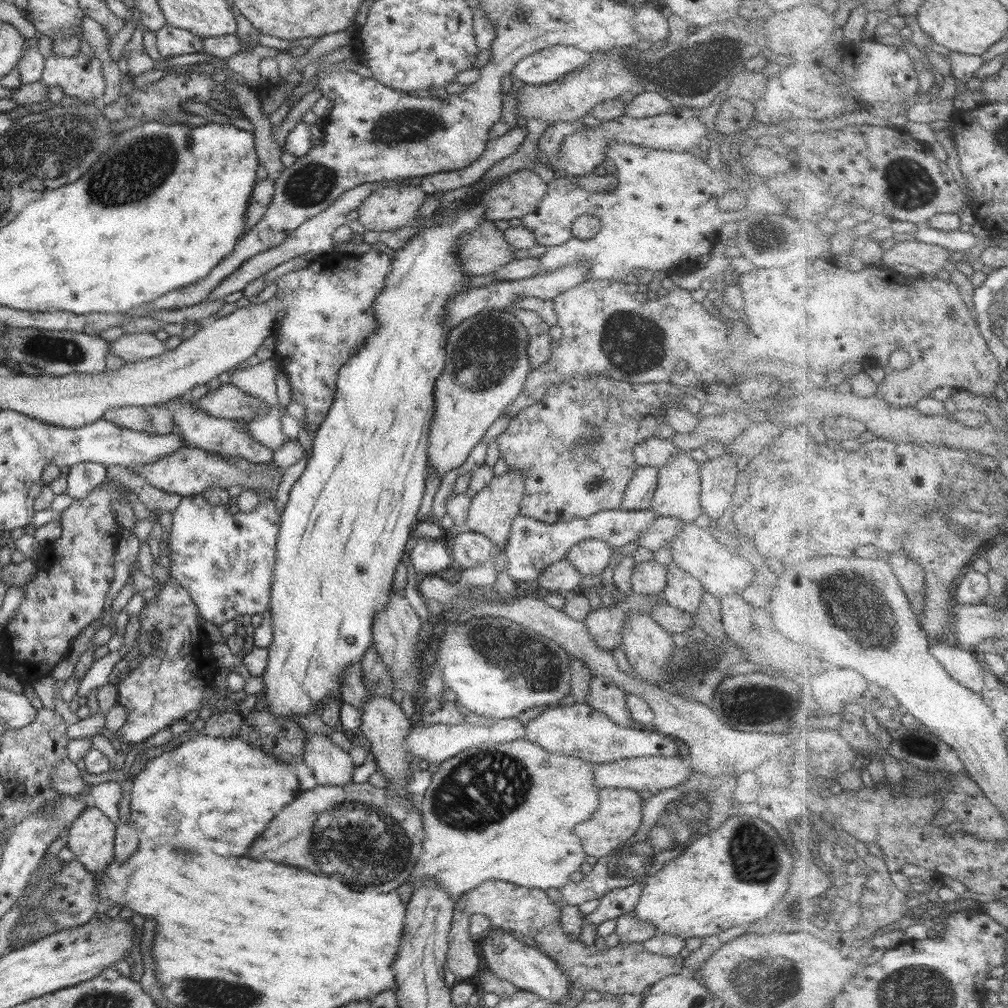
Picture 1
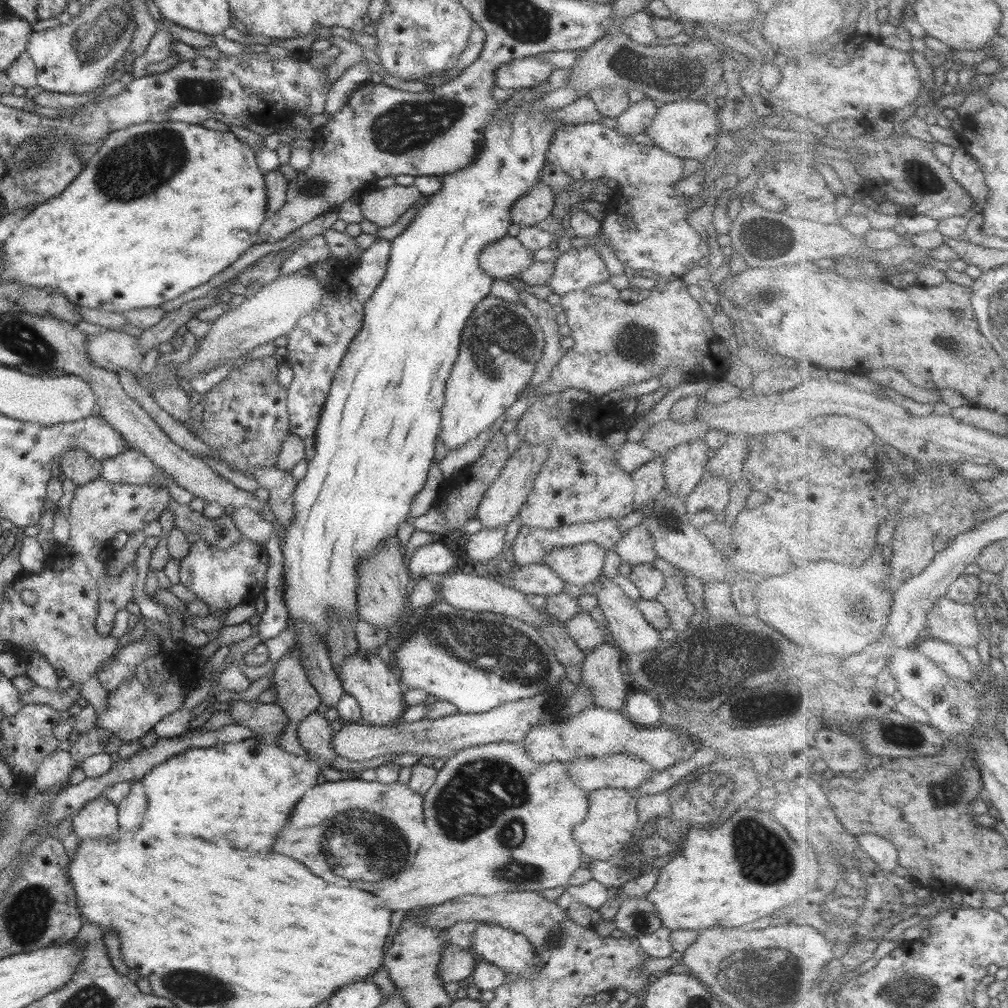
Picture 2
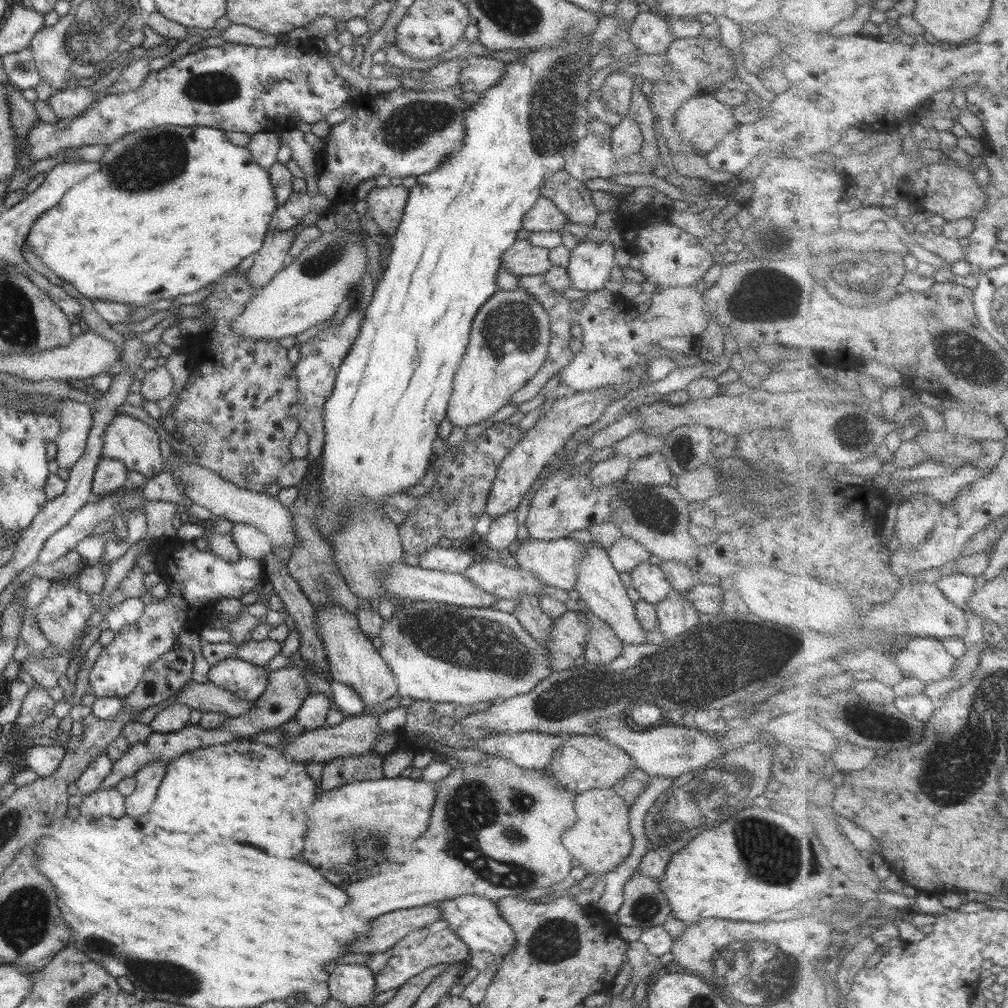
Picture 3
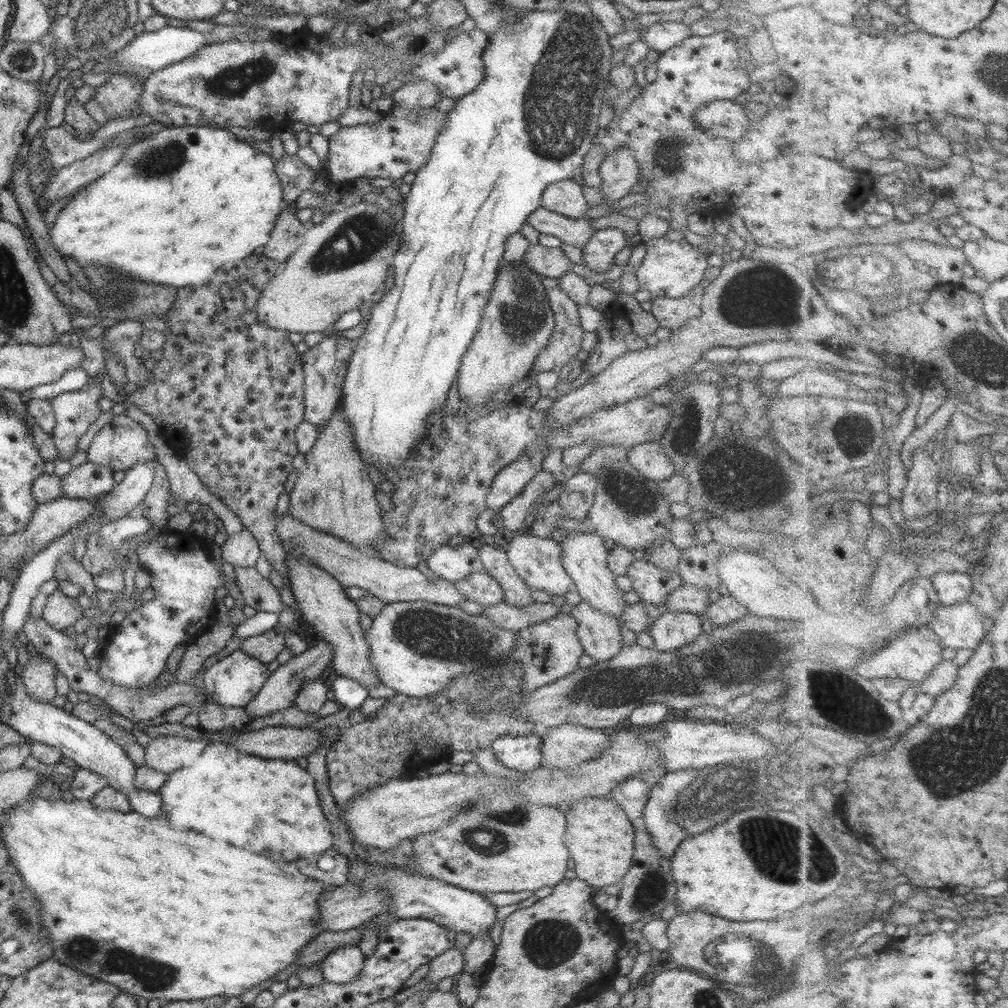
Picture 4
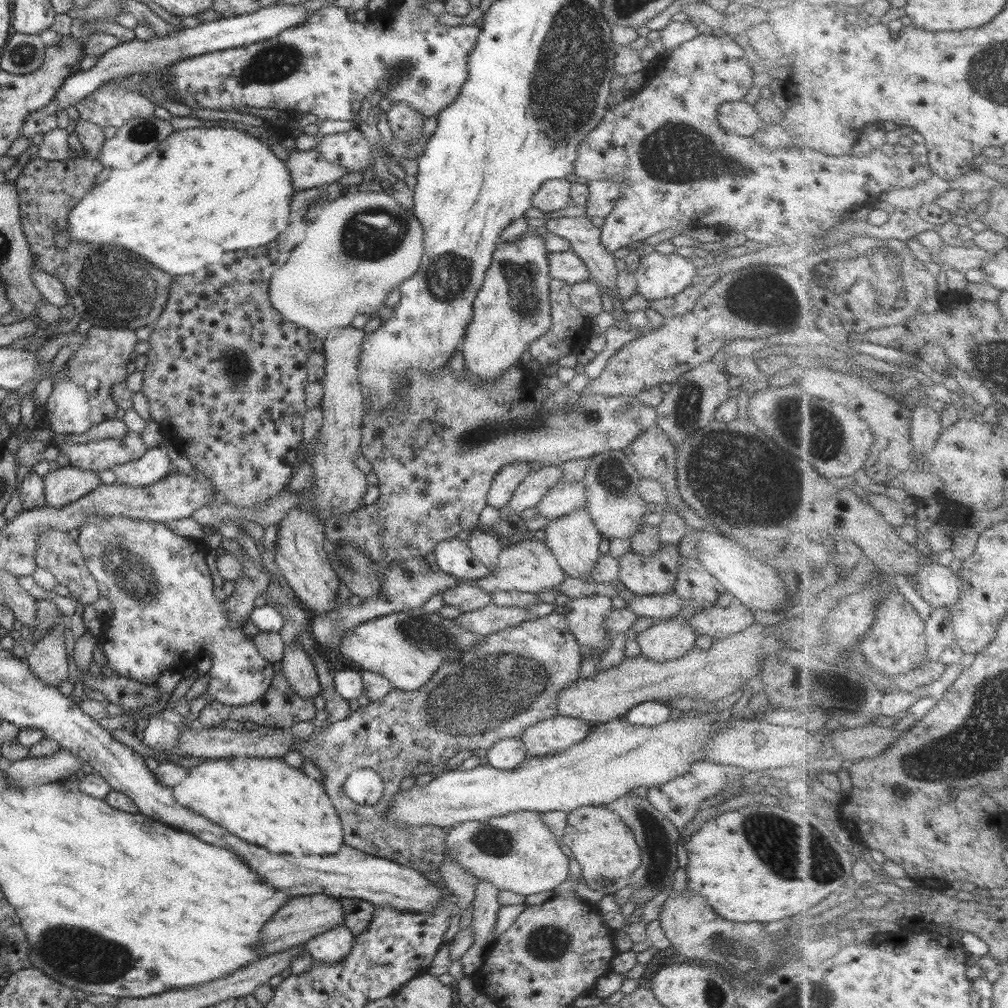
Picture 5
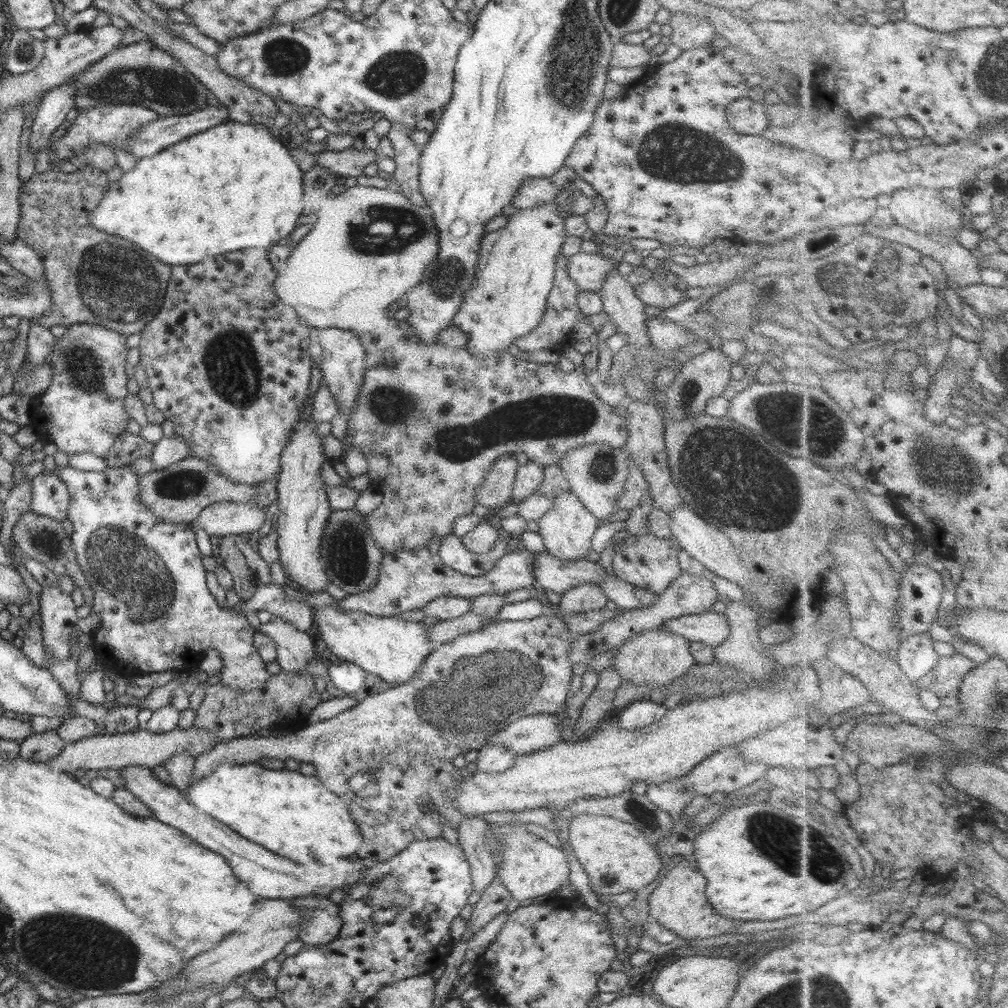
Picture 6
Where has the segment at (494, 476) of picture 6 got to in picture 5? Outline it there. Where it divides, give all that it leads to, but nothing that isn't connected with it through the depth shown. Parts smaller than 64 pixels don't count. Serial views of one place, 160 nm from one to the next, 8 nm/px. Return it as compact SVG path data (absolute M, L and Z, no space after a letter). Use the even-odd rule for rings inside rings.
M513 463L502 467L494 477L487 494L487 506L496 509L506 507L513 497L516 487L528 476L531 468L528 463Z

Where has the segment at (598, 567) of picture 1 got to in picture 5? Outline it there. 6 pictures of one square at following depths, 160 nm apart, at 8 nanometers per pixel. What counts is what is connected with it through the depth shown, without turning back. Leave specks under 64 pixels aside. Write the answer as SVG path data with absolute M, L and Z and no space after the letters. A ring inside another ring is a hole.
M534 538L531 541L512 541L510 547L506 547L500 551L496 570L487 577L472 580L470 583L473 586L481 588L484 592L490 593L503 591L538 594L542 591L554 590L566 577L565 572L561 569L552 551L544 542Z

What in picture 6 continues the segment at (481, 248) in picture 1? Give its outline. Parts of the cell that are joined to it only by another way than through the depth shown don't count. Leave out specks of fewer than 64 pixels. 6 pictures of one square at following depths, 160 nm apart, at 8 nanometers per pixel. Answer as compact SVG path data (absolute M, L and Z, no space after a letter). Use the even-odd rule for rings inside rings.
M578 252L569 256L569 277L581 291L599 293L609 272L615 269L614 262L599 253Z

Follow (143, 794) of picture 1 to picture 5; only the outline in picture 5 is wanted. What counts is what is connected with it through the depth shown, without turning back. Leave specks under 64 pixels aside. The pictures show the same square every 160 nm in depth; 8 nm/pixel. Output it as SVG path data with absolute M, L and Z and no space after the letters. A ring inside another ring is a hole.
M224 757L208 759L192 768L187 768L187 777L172 788L176 800L185 807L204 814L208 820L224 826L228 832L264 846L276 854L292 856L292 866L304 874L306 884L321 884L322 860L340 852L343 824L335 806L330 804L323 783L309 777L302 769L290 767L282 758Z

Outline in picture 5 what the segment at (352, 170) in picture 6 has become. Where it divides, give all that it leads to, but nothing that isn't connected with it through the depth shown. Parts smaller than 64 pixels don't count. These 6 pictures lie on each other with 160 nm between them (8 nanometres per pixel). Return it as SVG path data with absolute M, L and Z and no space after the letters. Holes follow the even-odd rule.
M316 148L294 150L285 163L296 192L336 184L338 179L348 175L348 170L338 163L328 162Z

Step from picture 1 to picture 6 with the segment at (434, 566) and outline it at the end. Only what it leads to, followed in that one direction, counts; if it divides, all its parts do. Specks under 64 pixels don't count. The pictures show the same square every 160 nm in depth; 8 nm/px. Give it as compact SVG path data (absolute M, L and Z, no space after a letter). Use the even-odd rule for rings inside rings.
M448 535L441 540L439 557L446 567L456 570L466 576L479 577L484 574L484 570L478 564L478 556L472 554L462 542L461 537Z

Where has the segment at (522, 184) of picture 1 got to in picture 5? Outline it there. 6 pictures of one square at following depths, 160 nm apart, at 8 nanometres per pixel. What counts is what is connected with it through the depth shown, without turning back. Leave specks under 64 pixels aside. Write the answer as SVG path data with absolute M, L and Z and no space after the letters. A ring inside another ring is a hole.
M560 217L548 219L547 232L571 242L571 248L584 261L590 274L600 286L606 288L609 296L617 296L619 304L624 302L619 293L616 260L601 243L601 227L596 227L585 217Z

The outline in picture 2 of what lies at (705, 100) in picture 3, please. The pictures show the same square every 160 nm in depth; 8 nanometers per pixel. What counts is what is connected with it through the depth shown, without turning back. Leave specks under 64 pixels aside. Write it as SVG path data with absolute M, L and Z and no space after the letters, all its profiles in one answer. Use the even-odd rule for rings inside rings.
M685 100L680 102L663 103L659 106L652 124L645 130L656 147L678 156L681 159L694 158L702 161L715 151L716 136L720 129L718 109L713 109L702 100Z

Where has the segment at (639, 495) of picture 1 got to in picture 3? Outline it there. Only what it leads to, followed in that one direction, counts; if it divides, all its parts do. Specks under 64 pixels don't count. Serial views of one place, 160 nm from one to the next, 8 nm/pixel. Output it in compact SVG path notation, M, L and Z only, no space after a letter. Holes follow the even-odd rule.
M659 451L630 464L625 476L626 480L641 485L670 485L674 480L665 457Z

